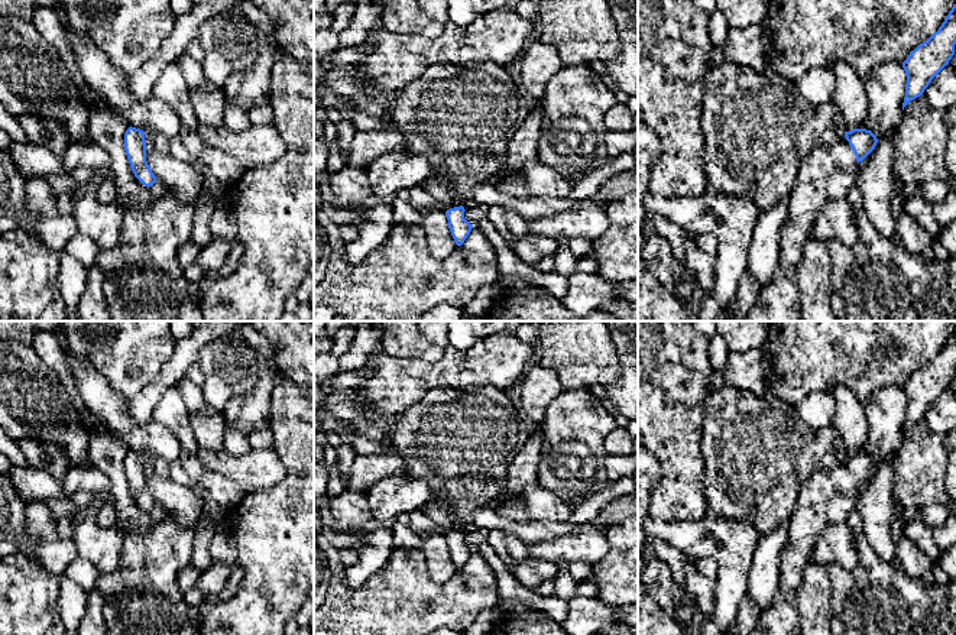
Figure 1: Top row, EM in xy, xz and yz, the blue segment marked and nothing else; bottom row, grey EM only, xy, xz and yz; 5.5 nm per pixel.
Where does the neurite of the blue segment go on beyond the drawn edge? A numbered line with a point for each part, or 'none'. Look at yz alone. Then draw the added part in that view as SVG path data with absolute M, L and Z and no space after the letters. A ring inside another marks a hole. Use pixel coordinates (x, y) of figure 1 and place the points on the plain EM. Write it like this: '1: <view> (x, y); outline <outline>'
1: yz (828, 496); outline M846 461L814 472L803 482L797 509L781 554L780 594L797 593L813 563L817 538L830 524L846 522L856 508L856 480Z

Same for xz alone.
1: xz (437, 509); outline M431 498L419 509L422 509L424 513L440 527L440 532L444 535L460 531L463 527L456 518L448 513L450 505L443 499Z

